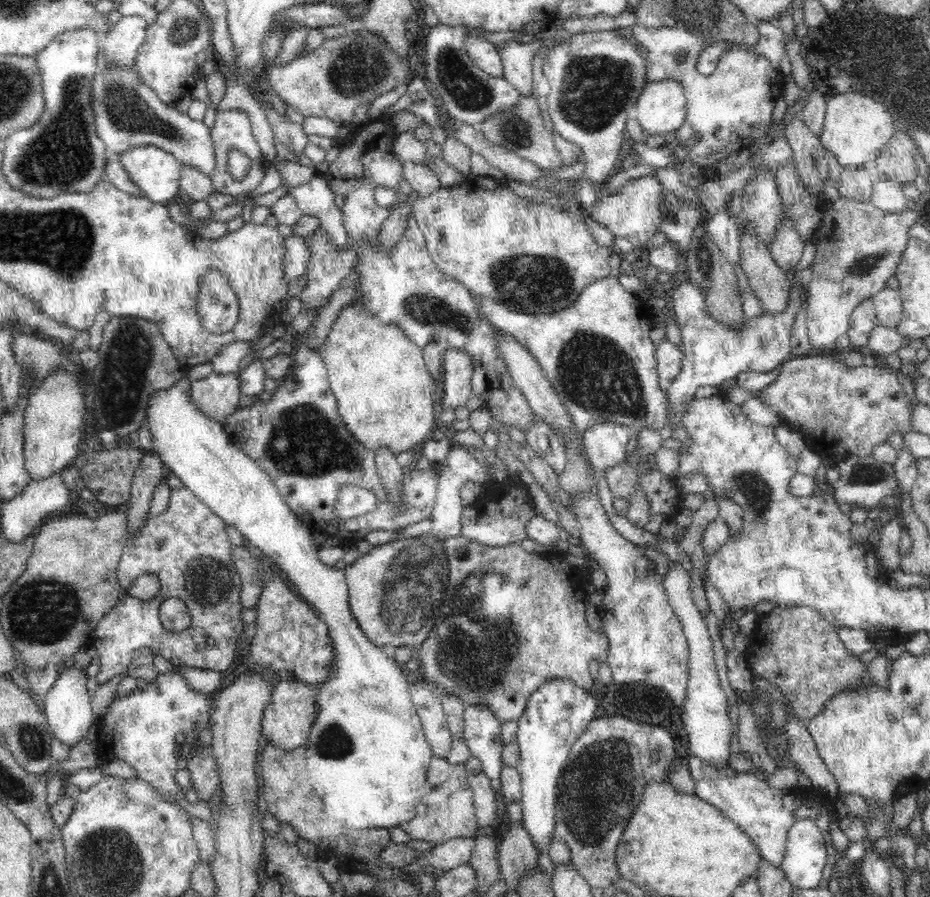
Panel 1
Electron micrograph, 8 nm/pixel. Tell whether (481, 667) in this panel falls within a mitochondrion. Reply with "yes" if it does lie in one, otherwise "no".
yes

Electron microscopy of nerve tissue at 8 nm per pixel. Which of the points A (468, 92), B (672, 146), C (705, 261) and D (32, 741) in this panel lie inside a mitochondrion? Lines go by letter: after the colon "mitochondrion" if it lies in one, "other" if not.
A: mitochondrion
B: other
C: mitochondrion
D: mitochondrion

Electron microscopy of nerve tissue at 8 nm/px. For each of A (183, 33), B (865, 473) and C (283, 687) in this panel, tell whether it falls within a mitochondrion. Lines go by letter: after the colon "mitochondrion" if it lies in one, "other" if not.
A: mitochondrion
B: mitochondrion
C: other

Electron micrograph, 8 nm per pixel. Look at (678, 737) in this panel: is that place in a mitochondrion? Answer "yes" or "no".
no

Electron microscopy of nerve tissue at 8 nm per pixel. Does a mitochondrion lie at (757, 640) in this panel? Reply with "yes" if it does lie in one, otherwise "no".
no

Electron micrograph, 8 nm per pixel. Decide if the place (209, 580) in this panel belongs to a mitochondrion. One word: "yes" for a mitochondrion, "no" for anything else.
yes

